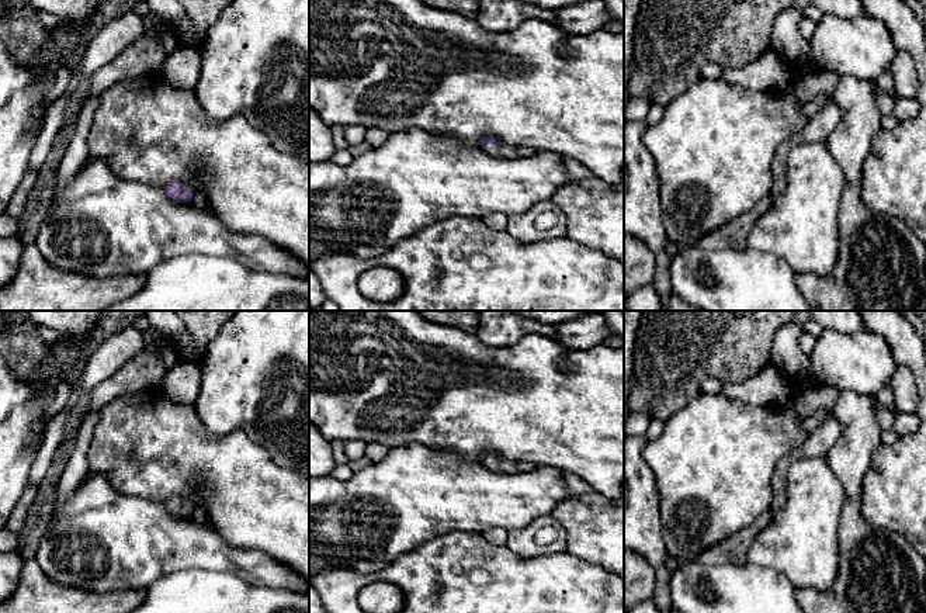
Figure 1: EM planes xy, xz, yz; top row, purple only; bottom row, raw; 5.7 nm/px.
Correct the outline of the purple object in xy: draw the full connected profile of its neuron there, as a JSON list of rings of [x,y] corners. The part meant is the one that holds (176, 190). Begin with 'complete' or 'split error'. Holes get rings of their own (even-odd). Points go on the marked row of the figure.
split error; [[[171,181],[166,187],[166,193],[170,198],[178,202],[188,202],[197,193],[195,187],[184,181]]]

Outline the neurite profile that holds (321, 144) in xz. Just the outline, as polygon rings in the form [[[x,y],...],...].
[[[309,107],[309,164],[330,160],[336,150],[332,128]]]

